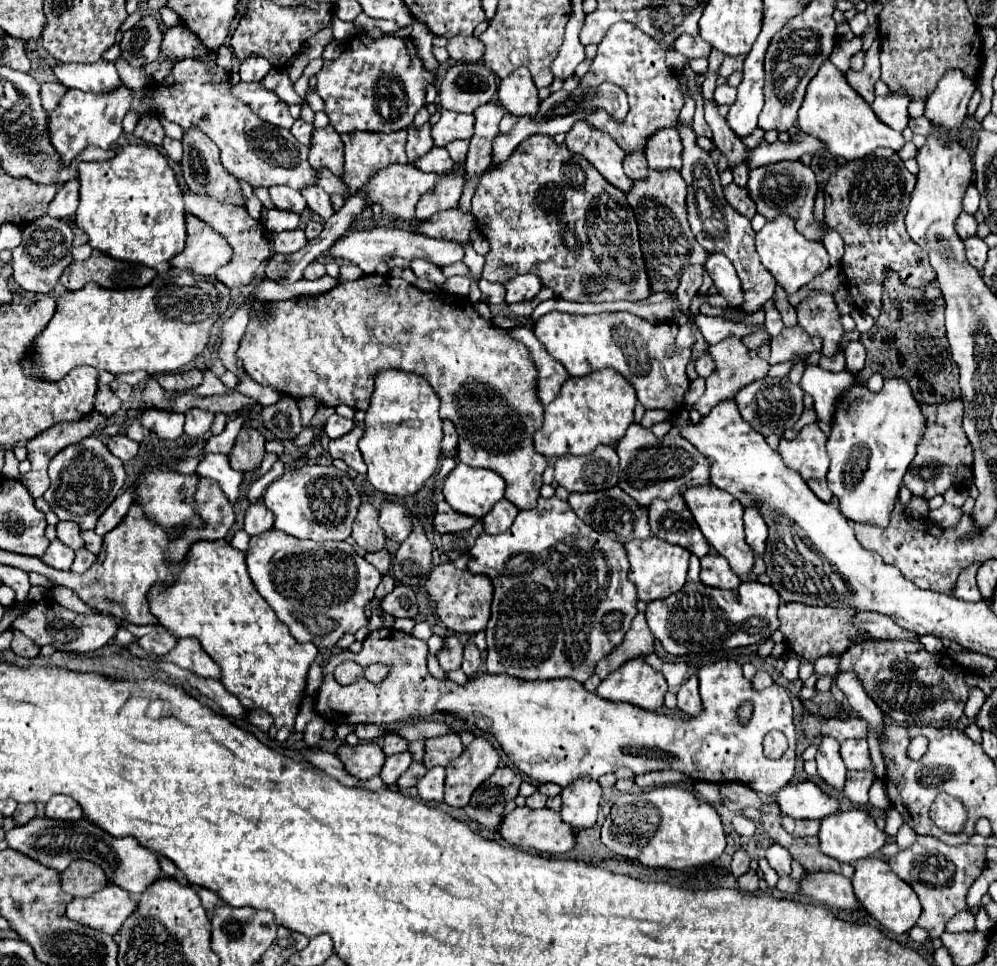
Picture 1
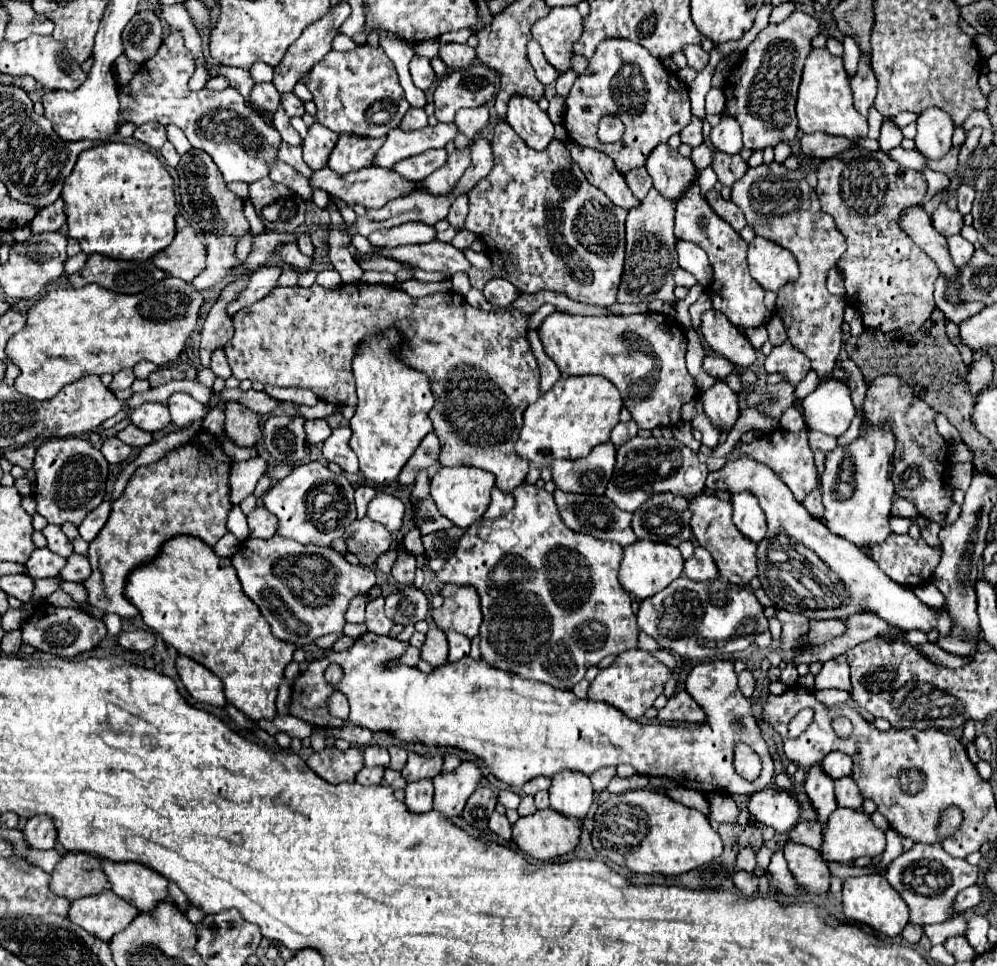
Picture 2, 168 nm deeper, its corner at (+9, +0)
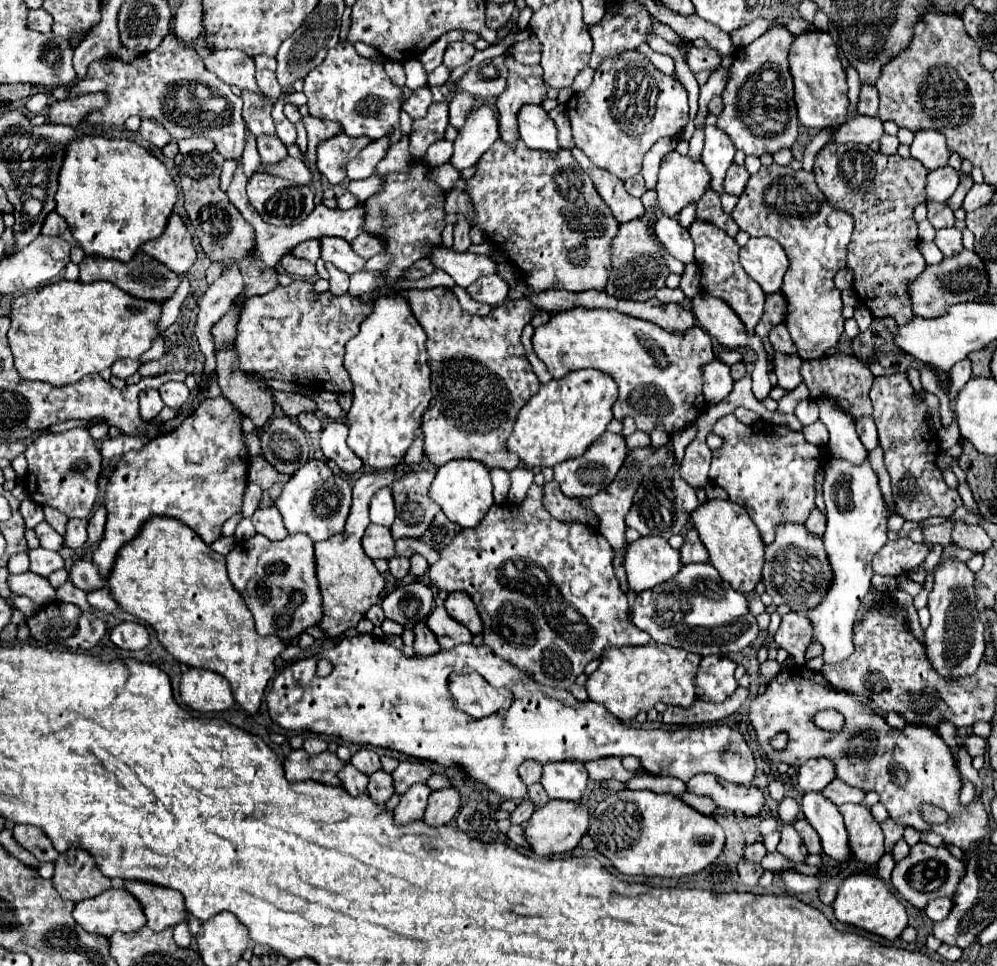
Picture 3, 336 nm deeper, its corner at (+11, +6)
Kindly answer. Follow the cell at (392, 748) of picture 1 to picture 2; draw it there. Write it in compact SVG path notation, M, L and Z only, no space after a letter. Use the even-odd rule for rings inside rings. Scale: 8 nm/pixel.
M365 747L363 751L365 757L365 767L375 767L375 765L389 765L389 751L385 747Z

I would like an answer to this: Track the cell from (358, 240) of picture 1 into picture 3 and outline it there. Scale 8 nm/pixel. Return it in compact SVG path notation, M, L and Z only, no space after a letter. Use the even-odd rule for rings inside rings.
M443 245L439 249L433 249L429 259L437 269L447 271L459 287L467 287L471 285L471 281L477 281L479 277L497 273L497 263L491 257L473 253L455 253L453 249L445 249Z

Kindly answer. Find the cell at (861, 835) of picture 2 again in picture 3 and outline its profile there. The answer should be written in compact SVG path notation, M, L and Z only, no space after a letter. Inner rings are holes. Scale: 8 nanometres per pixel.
M841 805L839 807L847 831L849 845L855 861L863 861L867 865L875 865L883 857L883 831L879 823L873 819L871 811L865 805Z

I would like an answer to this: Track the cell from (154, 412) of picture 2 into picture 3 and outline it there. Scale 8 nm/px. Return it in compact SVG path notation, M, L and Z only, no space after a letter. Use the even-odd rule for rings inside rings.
M147 389L139 395L139 405L141 405L141 417L145 421L151 421L159 415L159 411L163 409L163 401L159 397L157 389Z

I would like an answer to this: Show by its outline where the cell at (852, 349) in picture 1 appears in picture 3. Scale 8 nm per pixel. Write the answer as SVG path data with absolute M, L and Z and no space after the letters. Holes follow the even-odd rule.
M863 417L857 421L857 435L859 435L861 443L865 445L865 449L875 449L879 445L877 427L875 427L871 417Z

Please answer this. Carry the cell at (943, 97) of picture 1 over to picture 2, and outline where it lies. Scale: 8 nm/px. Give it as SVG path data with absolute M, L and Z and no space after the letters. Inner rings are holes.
M929 107L921 111L917 119L917 149L931 159L941 159L951 149L953 135L953 119L939 107Z

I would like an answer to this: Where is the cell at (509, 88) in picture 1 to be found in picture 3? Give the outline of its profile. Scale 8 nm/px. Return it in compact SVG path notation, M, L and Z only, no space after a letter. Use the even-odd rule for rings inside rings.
M527 105L519 111L519 133L529 149L557 153L557 127L541 105Z

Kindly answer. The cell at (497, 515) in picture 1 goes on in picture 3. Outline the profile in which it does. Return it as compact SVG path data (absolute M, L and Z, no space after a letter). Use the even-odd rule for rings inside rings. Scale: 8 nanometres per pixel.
M491 469L491 479L493 479L495 503L503 505L507 501L507 491L509 491L509 473L505 469Z

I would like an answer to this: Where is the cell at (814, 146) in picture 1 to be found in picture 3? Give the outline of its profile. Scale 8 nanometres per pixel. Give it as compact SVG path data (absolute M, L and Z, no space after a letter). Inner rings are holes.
M857 115L849 123L841 125L839 131L835 131L833 141L871 145L873 141L879 141L881 137L883 137L883 121L879 117Z

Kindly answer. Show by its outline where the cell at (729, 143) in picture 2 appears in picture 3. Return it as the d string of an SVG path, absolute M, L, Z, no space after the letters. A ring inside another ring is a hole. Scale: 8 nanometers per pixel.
M707 127L705 129L705 147L703 147L703 155L701 155L701 163L705 165L707 173L711 175L711 183L709 189L715 191L717 195L723 195L723 181L727 175L727 169L733 163L733 155L735 155L735 147L731 145L731 139L727 137L727 133L715 129L715 127Z

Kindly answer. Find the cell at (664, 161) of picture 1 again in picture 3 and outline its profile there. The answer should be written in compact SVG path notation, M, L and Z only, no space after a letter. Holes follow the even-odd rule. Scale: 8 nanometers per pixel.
M677 151L667 153L661 161L657 183L659 209L669 217L677 217L683 207L703 197L709 179L701 161L691 161Z

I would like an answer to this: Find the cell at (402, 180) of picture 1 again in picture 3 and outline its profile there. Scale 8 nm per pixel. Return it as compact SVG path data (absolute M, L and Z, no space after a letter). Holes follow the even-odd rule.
M285 157L283 161L279 161L275 165L259 163L255 173L267 173L273 177L283 177L283 179L289 179L289 181L295 181L301 185L309 183L313 179L311 169L307 169L307 165L301 159L293 159L293 157Z

